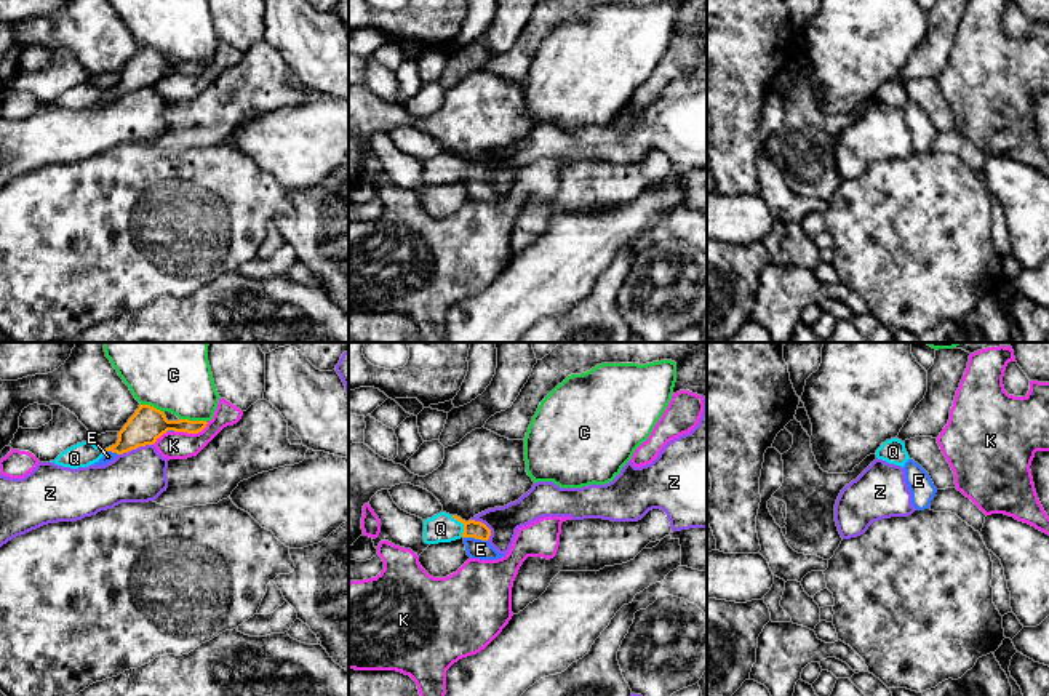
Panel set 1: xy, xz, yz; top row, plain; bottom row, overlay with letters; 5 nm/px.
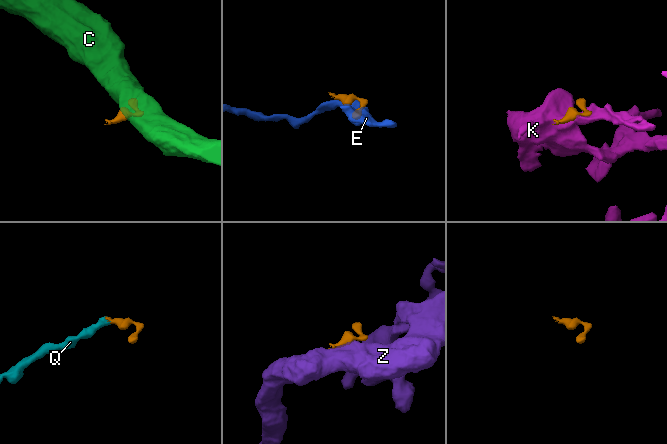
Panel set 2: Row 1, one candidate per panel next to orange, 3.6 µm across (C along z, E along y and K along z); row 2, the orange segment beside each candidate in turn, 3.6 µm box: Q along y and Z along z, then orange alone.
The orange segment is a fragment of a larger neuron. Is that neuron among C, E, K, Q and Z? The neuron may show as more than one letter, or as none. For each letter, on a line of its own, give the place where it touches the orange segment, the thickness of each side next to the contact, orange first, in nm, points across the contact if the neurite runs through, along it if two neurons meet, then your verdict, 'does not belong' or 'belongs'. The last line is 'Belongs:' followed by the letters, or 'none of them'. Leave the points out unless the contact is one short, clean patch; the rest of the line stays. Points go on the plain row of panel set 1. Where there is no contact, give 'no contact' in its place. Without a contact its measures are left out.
C: contact xy (194, 63); calibres 170 and 280 nm; does not belong
E: contact xz (475, 180); calibres 90 and 100 nm; does not belong
K: contact xy (191, 74); calibres 170 and 140 nm; border xy (208, 64), (197, 74), (175, 74); does not belong
Q: contact xz (464, 167); calibres 90 and 140 nm; way xz (472, 170), (464, 167), (440, 170); belongs
Z: contact xy (135, 90); calibres 170 and 280 nm; border xy (152, 85), (119, 96); does not belong
Belongs: Q

